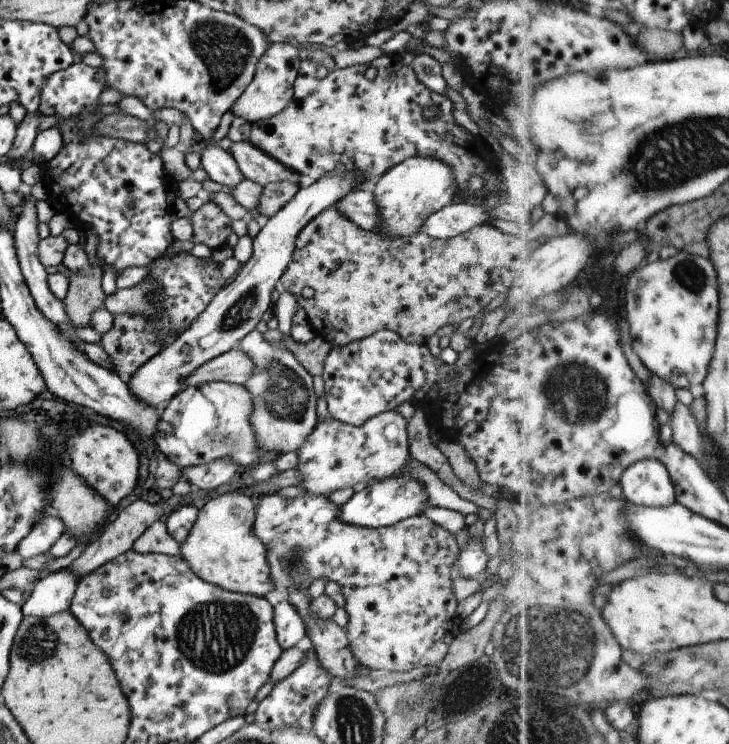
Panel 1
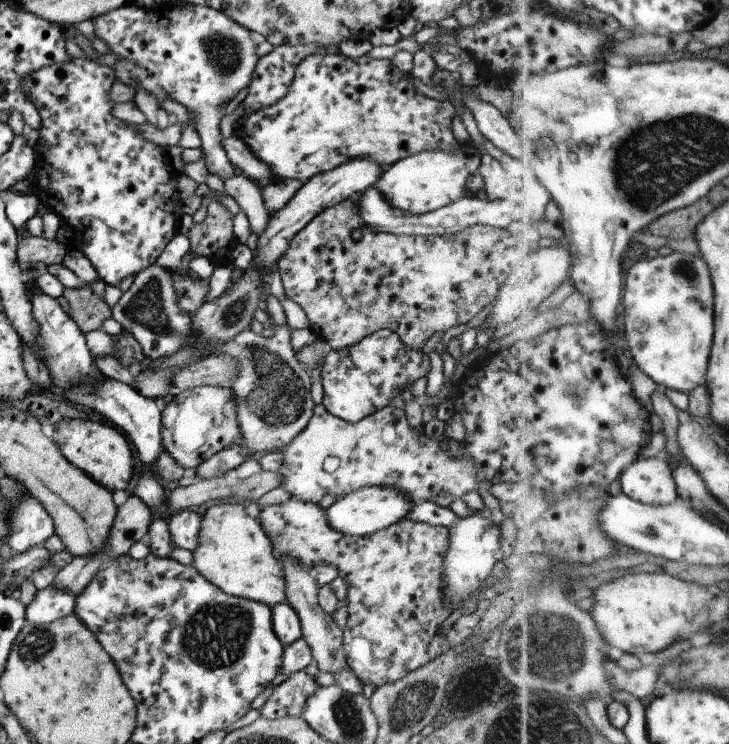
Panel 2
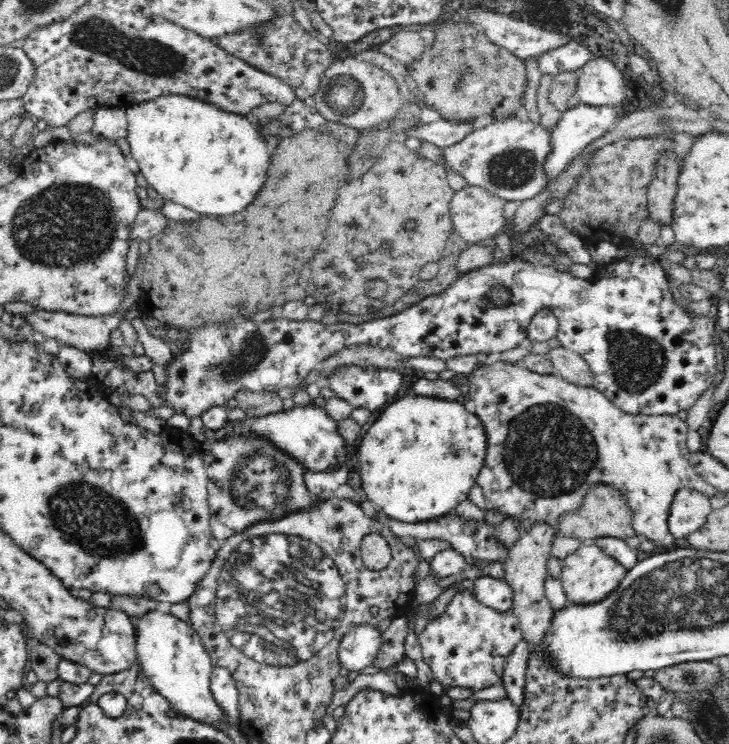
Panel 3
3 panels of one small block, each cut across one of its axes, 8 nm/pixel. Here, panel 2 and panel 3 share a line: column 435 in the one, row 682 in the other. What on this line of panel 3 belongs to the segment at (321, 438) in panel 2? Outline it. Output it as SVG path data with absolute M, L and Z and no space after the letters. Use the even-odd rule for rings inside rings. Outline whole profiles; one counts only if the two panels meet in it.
M463 589L453 597L446 611L429 621L417 636L420 642L423 661L430 667L435 680L449 688L471 688L482 690L500 682L508 656L516 644L523 639L523 634L513 611L500 612L481 604L474 592Z

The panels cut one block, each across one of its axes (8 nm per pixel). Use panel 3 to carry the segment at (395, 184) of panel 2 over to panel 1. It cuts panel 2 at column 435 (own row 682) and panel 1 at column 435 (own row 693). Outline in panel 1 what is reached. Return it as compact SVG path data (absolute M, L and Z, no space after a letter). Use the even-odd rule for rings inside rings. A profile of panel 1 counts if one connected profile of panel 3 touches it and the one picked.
M408 158L402 164L390 168L382 178L374 182L371 189L382 218L382 226L374 232L386 234L390 238L415 235L428 216L456 199L456 180L448 164L434 158Z

